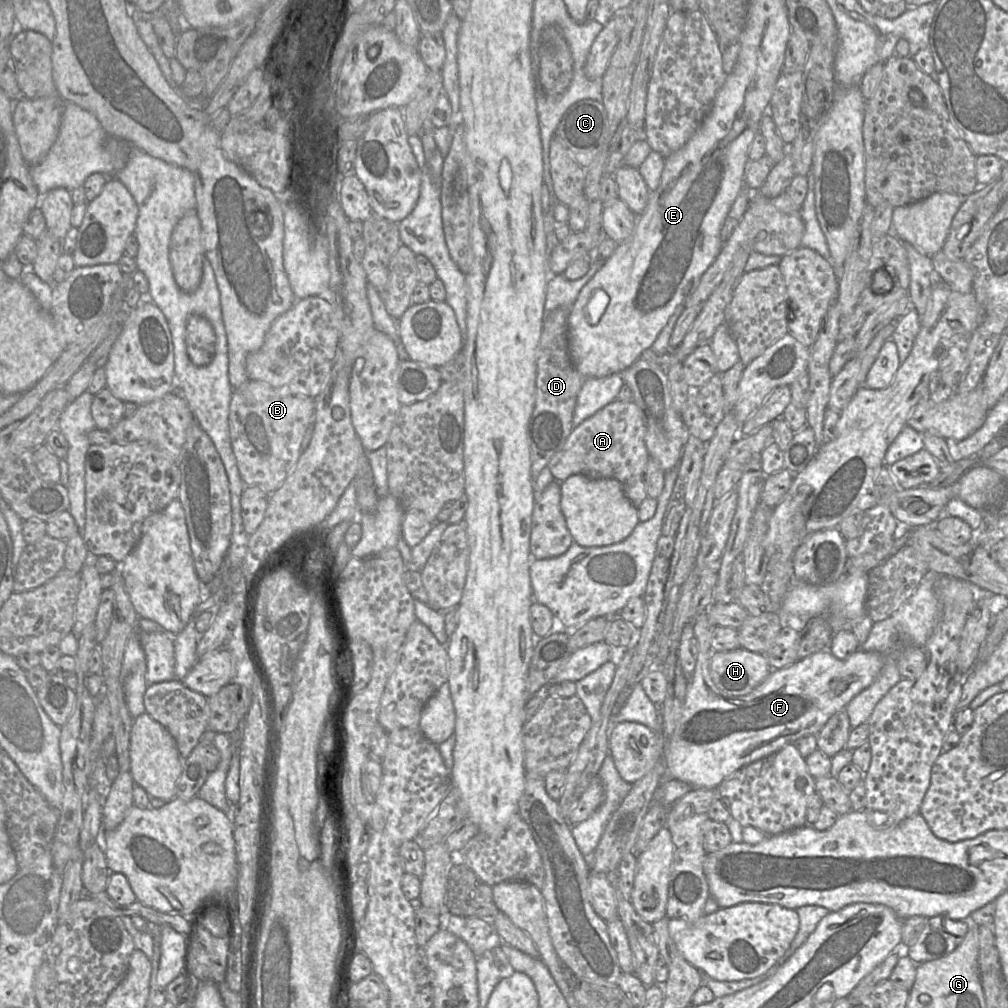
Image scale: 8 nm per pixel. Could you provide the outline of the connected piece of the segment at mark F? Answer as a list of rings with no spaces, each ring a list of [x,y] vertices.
[[[706,612],[694,621],[694,637],[698,640],[695,670],[688,681],[682,716],[669,741],[664,741],[666,778],[681,780],[694,789],[717,789],[725,778],[740,768],[779,751],[803,736],[817,735],[831,716],[843,710],[855,696],[874,682],[885,661],[883,655],[861,648],[845,660],[836,658],[824,649],[784,668],[772,669],[769,676],[752,692],[728,700],[720,693],[710,674],[712,627]]]

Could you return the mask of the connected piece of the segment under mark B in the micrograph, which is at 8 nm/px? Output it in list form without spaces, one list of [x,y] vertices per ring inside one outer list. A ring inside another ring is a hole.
[[[247,380],[234,389],[230,402],[229,430],[242,480],[273,493],[293,470],[300,457],[305,431],[315,414],[315,398],[279,390],[260,380]]]

